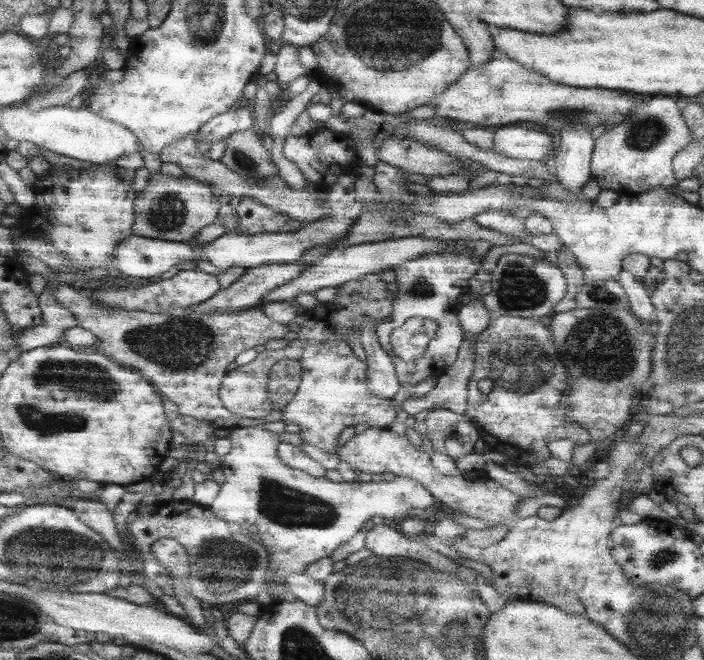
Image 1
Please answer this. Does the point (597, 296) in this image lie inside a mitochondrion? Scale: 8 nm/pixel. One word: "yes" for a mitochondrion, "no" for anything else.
yes

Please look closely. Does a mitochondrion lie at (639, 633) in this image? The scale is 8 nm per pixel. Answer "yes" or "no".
yes

